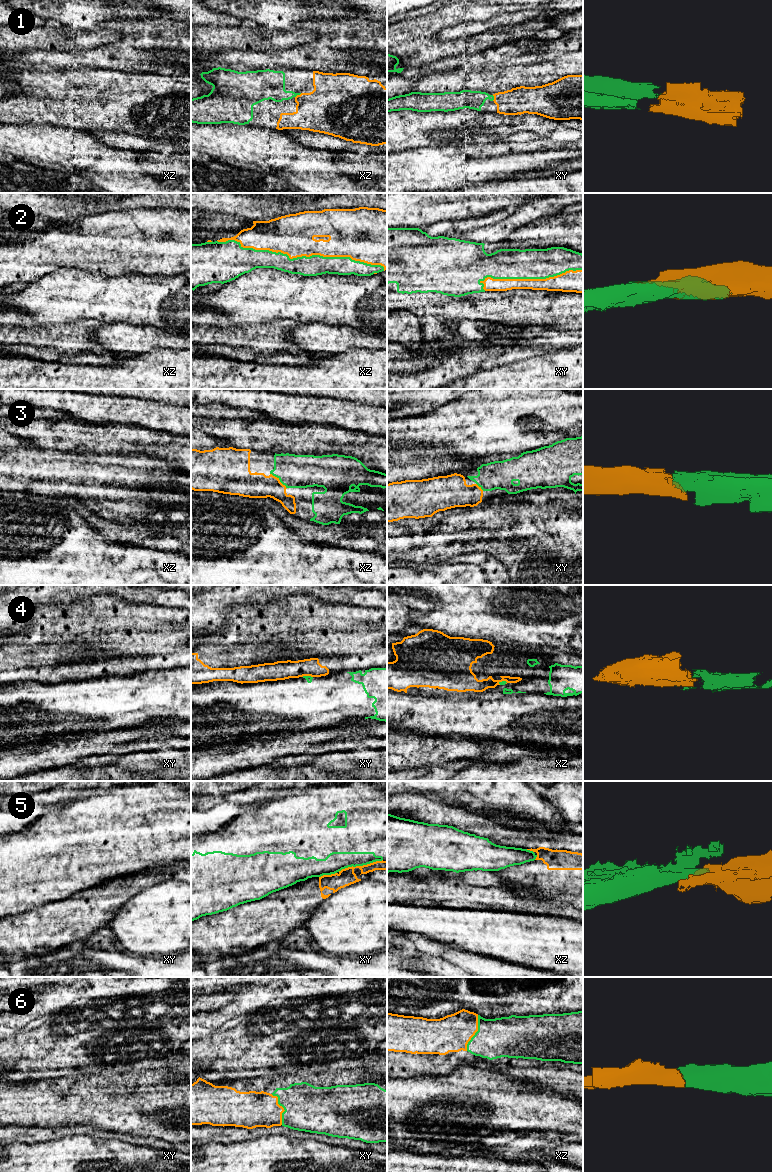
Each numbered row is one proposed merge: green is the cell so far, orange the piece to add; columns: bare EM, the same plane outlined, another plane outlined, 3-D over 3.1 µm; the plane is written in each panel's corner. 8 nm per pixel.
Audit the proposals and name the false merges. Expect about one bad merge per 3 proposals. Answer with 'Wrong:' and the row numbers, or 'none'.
Wrong: 4, 5

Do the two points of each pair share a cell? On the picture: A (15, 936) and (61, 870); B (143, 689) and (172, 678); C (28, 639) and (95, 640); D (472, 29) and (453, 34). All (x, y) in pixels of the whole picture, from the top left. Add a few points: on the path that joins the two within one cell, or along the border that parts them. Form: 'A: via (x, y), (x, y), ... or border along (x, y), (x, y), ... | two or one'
A: border along (57, 900), (44, 903), (30, 910), (12, 914) | two
B: via (150, 689), (161, 689), (165, 685) | one
C: via (45, 644), (78, 644) | one
D: via (467, 29), (458, 31) | one

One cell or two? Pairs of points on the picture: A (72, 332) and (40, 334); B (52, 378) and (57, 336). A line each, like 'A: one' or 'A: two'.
A: one
B: two

